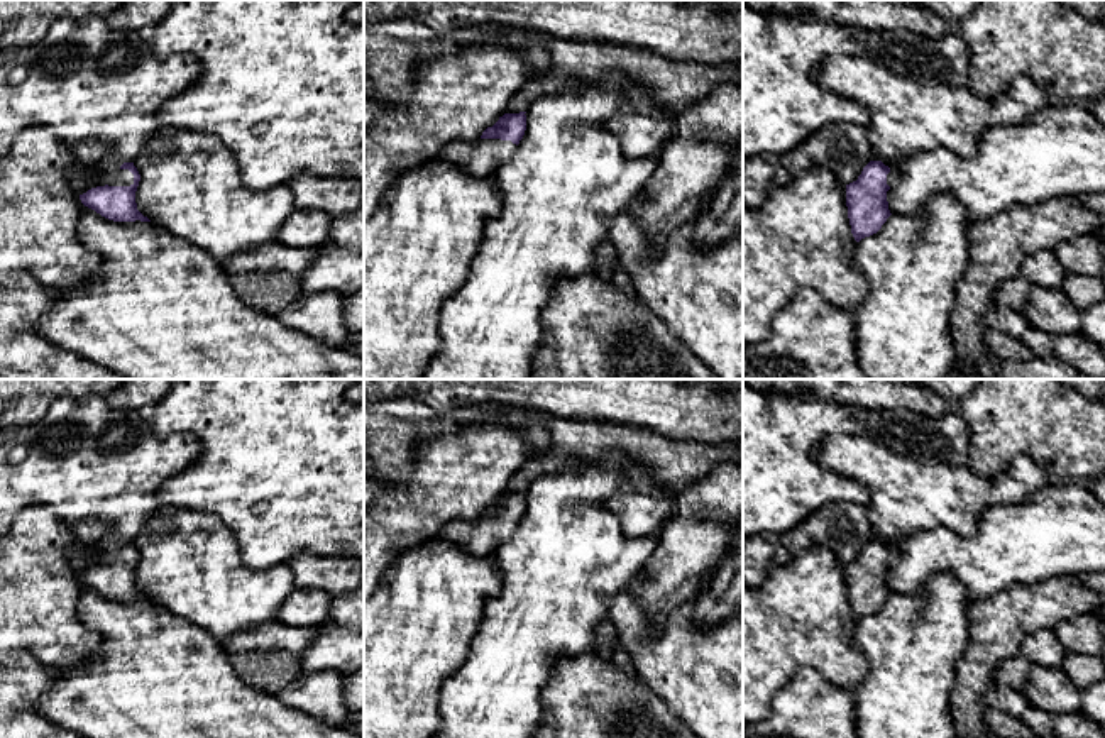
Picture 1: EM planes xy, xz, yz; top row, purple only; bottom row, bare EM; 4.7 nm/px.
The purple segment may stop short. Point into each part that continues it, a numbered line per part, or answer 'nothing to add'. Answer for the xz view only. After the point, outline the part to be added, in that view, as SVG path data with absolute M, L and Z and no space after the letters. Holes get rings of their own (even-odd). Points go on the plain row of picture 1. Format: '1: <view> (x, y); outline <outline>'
1: xz (483, 535); outline M501 518L452 520L443 525L437 540L447 540L467 552L486 557L494 555L514 531L516 523Z

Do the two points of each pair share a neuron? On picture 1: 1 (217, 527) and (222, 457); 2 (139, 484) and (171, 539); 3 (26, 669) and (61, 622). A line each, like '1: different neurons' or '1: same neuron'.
1: different neurons
2: different neurons
3: different neurons

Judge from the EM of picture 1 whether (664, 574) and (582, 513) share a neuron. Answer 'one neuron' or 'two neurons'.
two neurons

